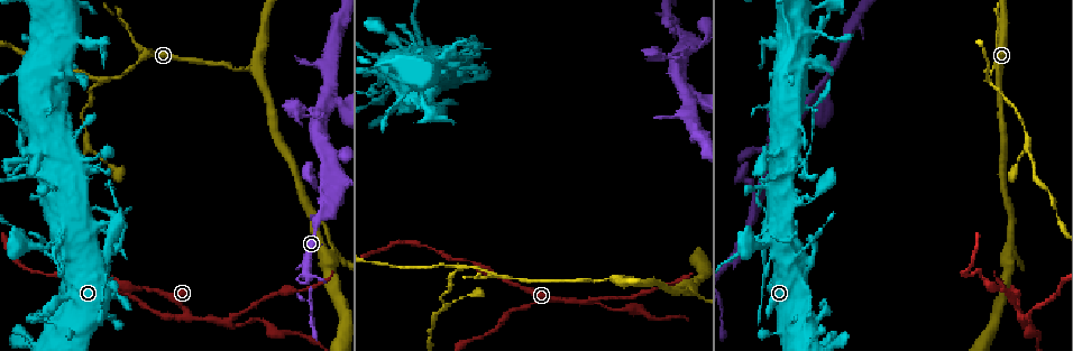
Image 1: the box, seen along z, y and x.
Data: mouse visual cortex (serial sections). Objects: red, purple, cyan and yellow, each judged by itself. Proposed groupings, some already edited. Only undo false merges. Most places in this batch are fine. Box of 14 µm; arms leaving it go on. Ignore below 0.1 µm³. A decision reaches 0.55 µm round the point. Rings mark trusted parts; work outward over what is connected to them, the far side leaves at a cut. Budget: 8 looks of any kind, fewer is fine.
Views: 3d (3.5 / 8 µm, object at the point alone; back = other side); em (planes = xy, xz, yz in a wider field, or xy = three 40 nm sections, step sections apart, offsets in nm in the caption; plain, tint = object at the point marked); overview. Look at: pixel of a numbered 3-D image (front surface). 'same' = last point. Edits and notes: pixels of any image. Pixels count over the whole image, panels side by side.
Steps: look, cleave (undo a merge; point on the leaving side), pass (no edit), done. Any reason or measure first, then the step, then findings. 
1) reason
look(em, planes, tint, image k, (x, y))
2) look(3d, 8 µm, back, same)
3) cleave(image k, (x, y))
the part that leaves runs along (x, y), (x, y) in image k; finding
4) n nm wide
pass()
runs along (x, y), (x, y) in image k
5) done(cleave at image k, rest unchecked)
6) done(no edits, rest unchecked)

abrupt turn
look(3d, 3.5 µm, image 1, (1022, 317))

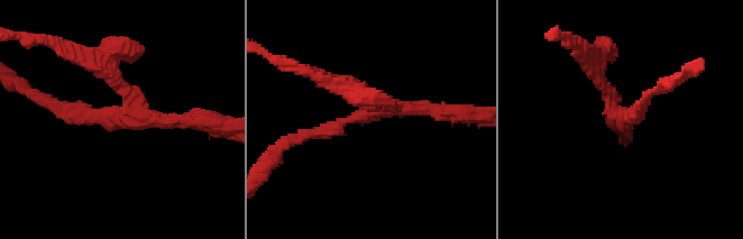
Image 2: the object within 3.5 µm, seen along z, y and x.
cleave(image 2, (88, 115))
the part that leaves runs along (140, 108), (161, 122), (229, 126) in image 2; two cells meet here

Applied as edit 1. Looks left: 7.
three arms meet
look(em, xy, step 5, tint, image 1, (997, 69))

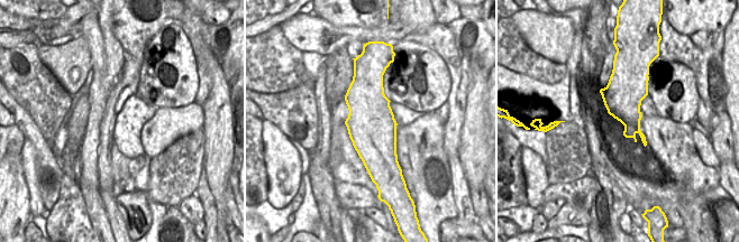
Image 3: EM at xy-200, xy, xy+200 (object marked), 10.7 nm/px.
look(3d, 3.5 µm, same)

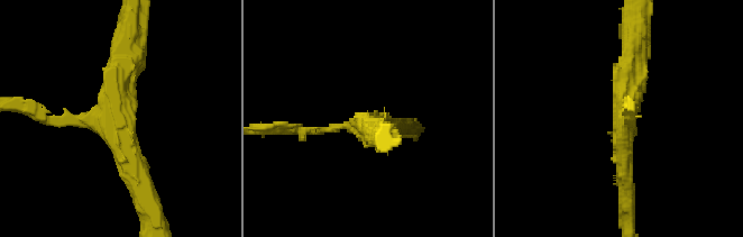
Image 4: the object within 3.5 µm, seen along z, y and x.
arms of 150, 250, 350 nm
pass()
runs along (25, 108), (56, 121), (98, 118), (135, 181) in image 4; continuous, no second cell

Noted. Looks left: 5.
three-way junction
look(em, xy, step 3, tint, image 1, (988, 80))

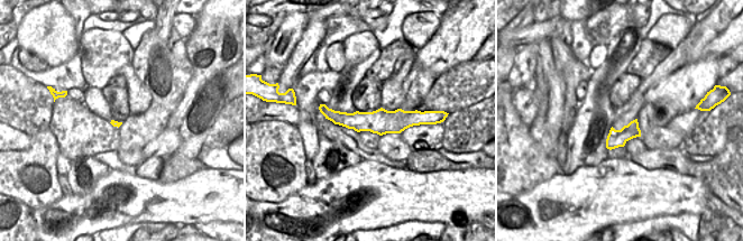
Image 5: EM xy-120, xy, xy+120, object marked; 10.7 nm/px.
look(3d, 3.5 µm, same)

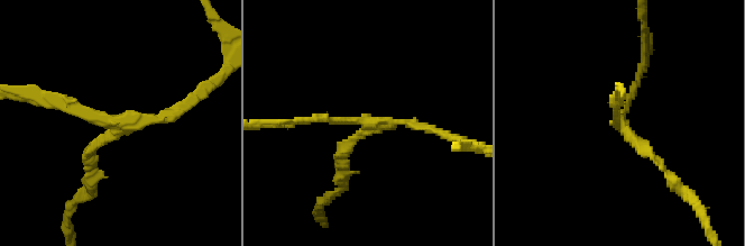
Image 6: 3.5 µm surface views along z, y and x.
3 arms
pass()
runs along (324, 109), (347, 120), (419, 117) in image 5; one cell here

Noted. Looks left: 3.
done(cleave at image 2, rest unchecked)

